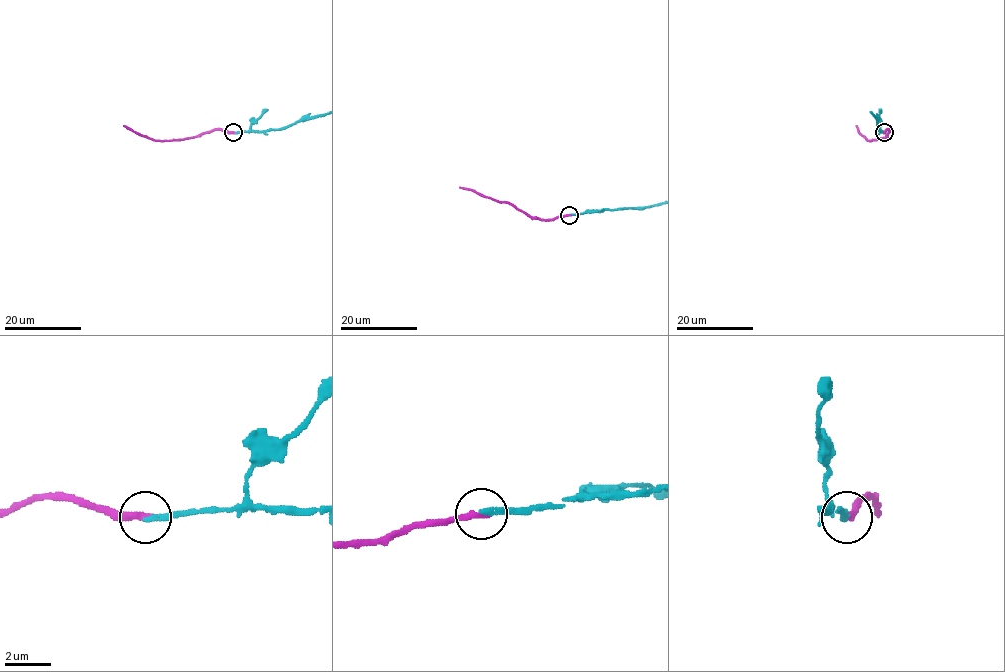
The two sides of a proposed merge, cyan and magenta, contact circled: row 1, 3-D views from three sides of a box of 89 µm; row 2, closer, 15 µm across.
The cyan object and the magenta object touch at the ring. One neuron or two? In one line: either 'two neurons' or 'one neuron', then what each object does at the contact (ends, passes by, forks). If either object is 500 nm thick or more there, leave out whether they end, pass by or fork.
one neuron; cyan ends; magenta ends

